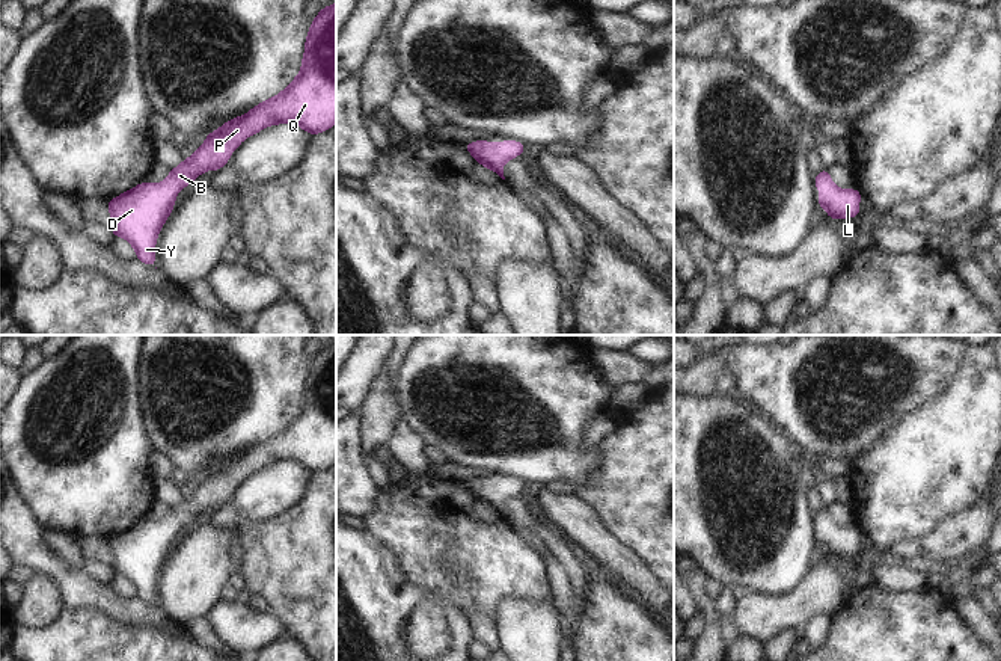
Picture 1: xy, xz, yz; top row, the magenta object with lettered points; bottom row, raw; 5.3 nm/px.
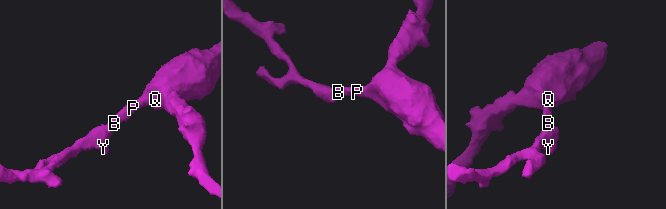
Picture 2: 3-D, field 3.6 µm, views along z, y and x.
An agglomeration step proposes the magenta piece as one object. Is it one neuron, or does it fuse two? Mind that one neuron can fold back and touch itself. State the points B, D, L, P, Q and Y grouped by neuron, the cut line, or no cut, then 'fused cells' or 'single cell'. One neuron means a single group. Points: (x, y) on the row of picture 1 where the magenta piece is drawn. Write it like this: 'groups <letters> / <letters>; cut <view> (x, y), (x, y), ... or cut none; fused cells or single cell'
groups B D L P Q Y; cut none; single cell

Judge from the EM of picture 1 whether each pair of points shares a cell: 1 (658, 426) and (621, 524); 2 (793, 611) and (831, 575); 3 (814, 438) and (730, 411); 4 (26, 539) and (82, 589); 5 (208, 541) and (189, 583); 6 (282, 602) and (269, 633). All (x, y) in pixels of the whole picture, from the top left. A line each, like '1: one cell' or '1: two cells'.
1: one cell
2: one cell
3: two cells
4: one cell
5: one cell
6: two cells

